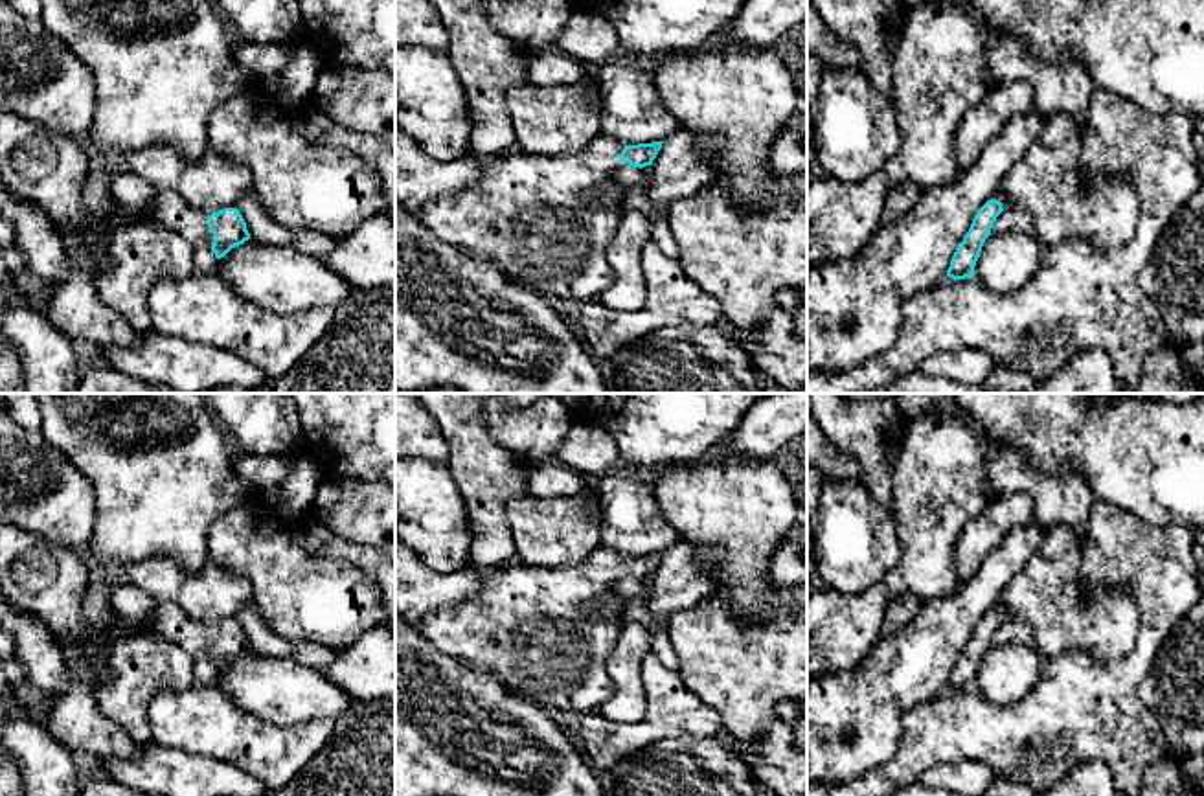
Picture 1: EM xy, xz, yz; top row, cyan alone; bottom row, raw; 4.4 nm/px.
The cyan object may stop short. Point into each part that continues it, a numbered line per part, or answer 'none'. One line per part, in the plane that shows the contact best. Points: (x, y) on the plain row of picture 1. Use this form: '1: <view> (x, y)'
1: xy (168, 620)

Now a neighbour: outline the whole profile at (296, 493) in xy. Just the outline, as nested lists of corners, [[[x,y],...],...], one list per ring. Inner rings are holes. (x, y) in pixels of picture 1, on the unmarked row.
[[[309,454],[292,458],[287,478],[278,483],[276,515],[287,522],[309,515],[325,472]]]

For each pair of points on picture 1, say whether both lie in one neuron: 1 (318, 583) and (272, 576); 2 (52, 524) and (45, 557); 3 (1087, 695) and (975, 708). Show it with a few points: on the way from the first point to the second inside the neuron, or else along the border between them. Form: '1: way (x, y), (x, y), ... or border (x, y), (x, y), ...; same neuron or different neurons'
1: way (307, 583), (289, 583), (283, 578); same neuron
2: border (19, 526), (72, 550); different neurons
3: way (1059, 717), (1002, 717); same neuron

